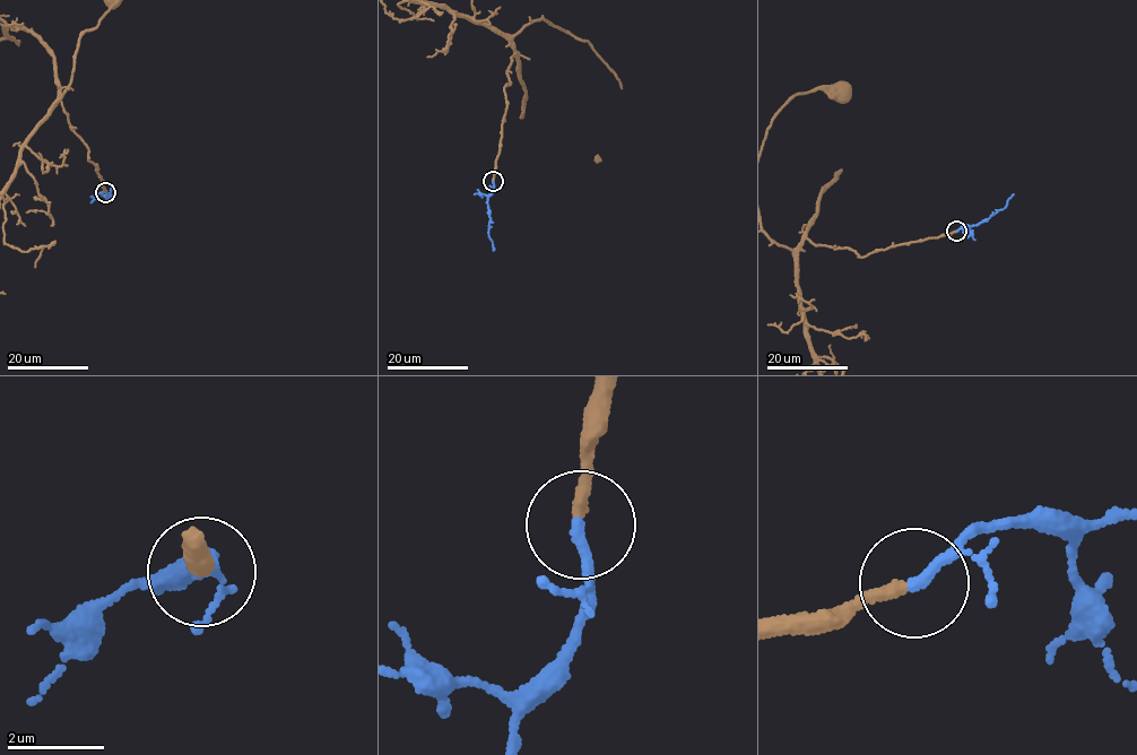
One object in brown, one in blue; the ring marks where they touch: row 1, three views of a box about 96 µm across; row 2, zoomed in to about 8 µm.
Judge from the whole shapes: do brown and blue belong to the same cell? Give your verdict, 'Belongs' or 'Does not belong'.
Belongs

